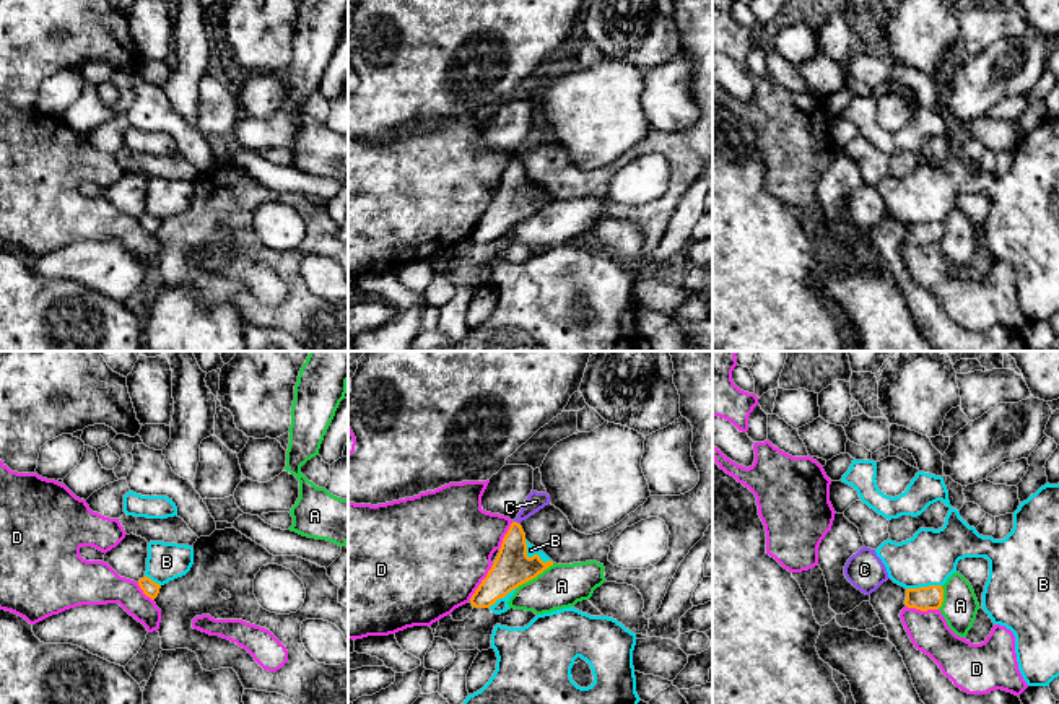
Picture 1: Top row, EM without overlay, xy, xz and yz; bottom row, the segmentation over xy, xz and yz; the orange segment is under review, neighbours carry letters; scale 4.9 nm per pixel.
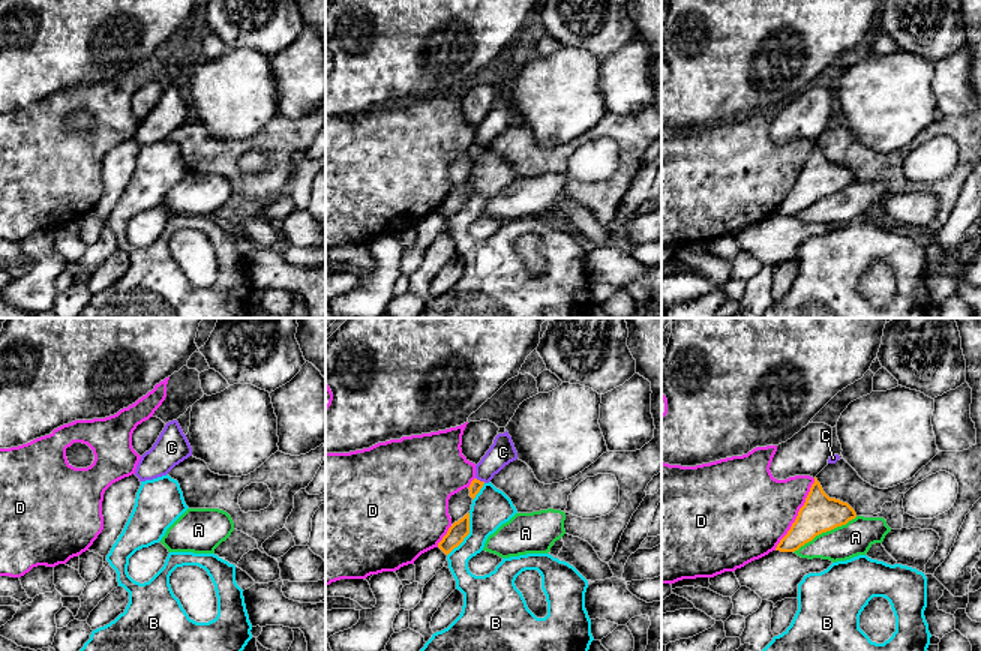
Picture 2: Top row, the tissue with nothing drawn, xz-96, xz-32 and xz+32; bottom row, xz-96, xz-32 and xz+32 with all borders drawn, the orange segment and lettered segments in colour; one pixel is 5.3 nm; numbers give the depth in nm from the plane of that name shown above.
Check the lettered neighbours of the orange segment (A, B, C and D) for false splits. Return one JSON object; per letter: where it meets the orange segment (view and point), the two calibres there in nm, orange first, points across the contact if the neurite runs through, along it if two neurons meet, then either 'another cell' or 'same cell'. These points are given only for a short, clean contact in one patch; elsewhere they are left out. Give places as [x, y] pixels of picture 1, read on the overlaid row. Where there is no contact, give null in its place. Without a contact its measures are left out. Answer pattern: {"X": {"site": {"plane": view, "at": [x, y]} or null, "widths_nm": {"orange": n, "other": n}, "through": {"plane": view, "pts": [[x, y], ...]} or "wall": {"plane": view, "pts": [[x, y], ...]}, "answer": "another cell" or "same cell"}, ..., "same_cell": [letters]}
{"A": {"site": {"plane": "xz", "at": [534, 577]}, "widths_nm": {"orange": 190, "other": 220}, "answer": "another cell"}, "B": {"site": {"plane": "xz", "at": [532, 556]}, "widths_nm": {"orange": 190, "other": 50}, "answer": "another cell"}, "C": {"site": {"plane": "xz", "at": [516, 522]}, "widths_nm": {"orange": 190, "other": 90}, "wall": {"plane": "xz", "pts": [[514, 521], [519, 524]]}, "answer": "another cell"}, "D": {"site": {"plane": "xz", "at": [482, 582]}, "widths_nm": {"orange": 190, "other": 480}, "answer": "another cell"}, "same_cell": []}

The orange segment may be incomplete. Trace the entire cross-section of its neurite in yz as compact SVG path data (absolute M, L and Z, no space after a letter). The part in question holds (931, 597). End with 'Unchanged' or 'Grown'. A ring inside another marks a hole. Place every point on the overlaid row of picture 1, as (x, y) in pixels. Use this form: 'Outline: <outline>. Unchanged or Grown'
Outline: M929 585L919 589L906 589L904 605L921 611L939 610L944 602L942 585Z. Unchanged

